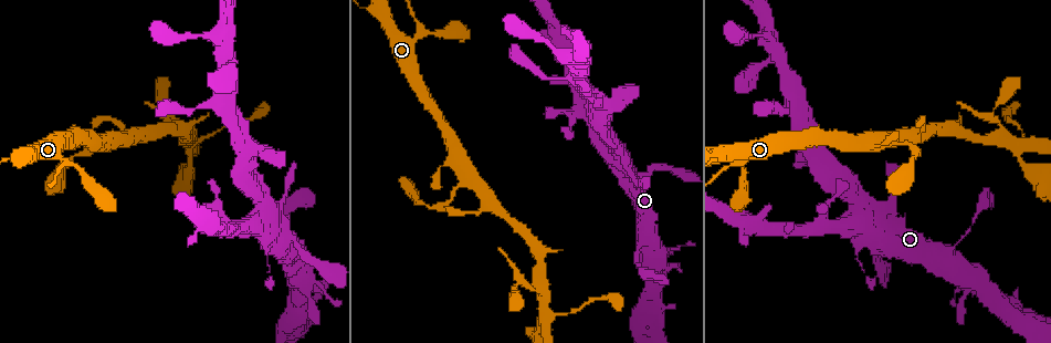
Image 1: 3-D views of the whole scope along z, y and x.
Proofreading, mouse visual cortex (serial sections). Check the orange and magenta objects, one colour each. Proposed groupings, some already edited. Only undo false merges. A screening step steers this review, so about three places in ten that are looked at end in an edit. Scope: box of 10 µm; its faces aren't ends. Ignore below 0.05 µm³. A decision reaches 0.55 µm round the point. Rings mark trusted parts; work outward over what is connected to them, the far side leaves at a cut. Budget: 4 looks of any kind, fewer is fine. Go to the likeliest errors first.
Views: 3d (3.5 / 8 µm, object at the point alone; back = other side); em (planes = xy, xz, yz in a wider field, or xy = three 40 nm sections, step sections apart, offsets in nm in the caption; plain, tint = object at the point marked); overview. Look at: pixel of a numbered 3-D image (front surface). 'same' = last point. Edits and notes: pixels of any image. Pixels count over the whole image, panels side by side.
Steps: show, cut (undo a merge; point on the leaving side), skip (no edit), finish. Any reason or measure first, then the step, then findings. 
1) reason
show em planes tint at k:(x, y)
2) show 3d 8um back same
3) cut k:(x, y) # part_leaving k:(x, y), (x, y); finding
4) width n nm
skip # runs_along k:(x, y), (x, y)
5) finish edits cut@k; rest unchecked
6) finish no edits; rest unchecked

looks like a crossing
show 3d 3.5um back at 1:(1015, 144)

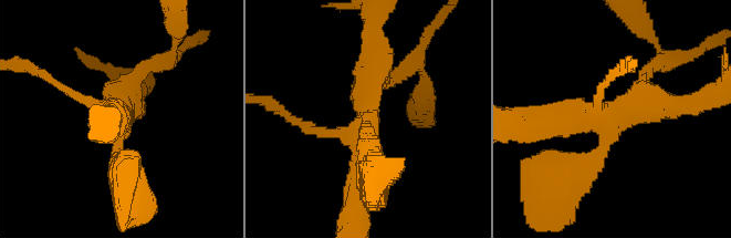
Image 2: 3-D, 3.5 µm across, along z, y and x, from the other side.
need the tissue
show em xy step 1 tint at 2:(615, 111)

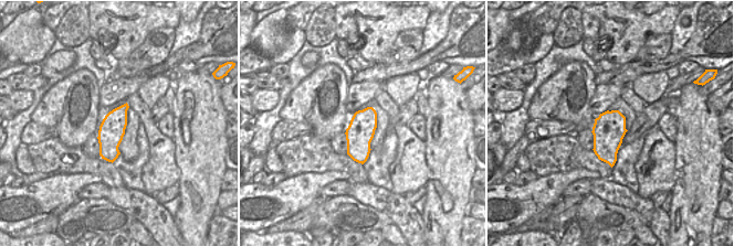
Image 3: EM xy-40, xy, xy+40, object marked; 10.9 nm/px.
skip # runs_along 2:(685, 105), (614, 112), (605, 146), (577, 171); continuous, no second cell

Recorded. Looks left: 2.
a narrow waist
show 3d 3.5um at 1:(79, 171)

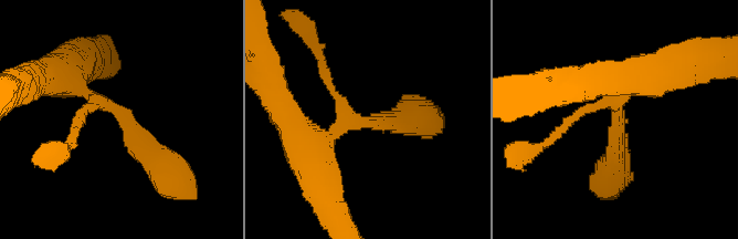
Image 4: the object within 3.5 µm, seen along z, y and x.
arms 3; arm_widths 150, 200, 300 nm; need the tissue
show em xy step 3 tint at 4:(373, 122)

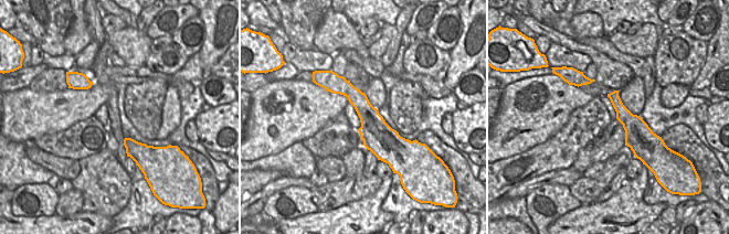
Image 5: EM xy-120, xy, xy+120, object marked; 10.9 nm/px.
skip # runs_along 4:(59, 76), (113, 106), (171, 175); continuous, no second cell

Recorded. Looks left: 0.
finish no edits; rest unchecked

